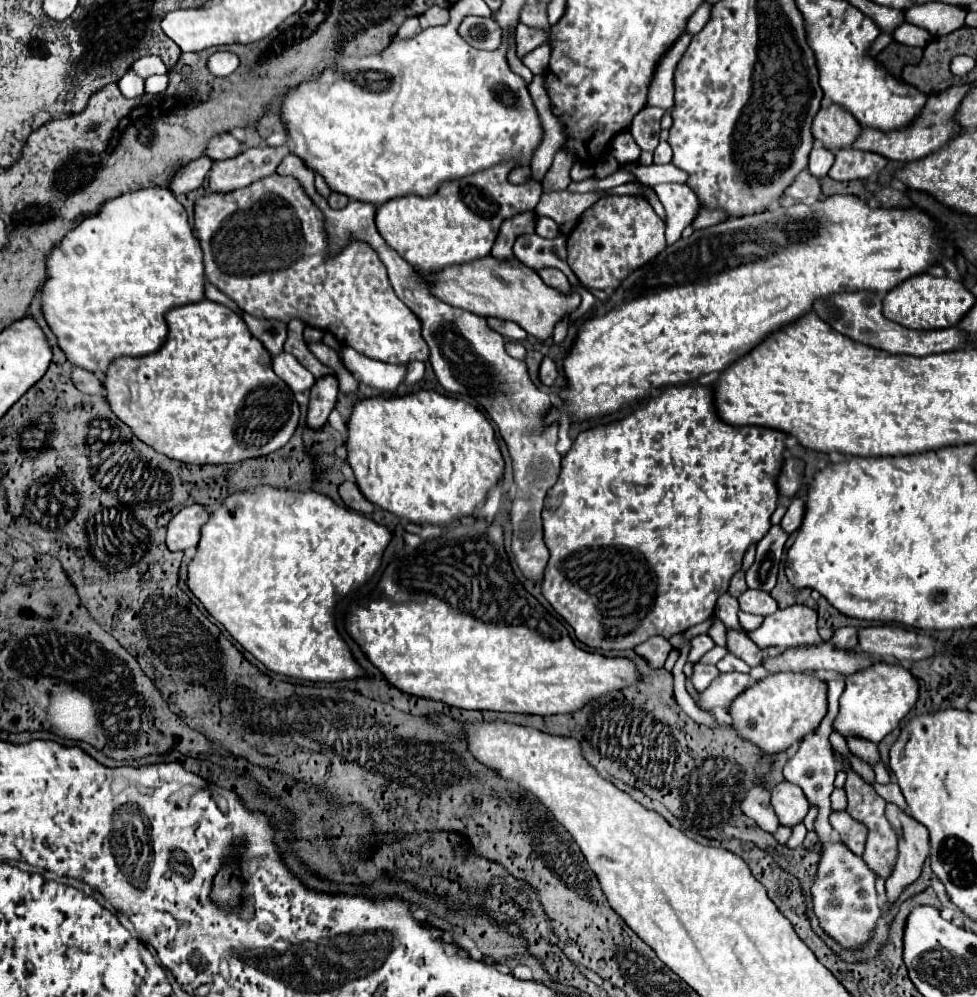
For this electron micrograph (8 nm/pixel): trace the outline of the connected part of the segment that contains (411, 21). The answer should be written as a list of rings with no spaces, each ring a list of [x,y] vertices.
[[[409,17],[409,19],[403,23],[403,27],[397,31],[397,37],[399,37],[399,39],[407,39],[407,37],[413,37],[413,35],[417,35],[417,33],[422,30],[419,19],[417,19],[417,17]]]

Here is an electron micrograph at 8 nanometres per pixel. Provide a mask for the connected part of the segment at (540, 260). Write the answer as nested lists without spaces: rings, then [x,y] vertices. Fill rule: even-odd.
[[[527,233],[517,237],[513,245],[513,255],[535,271],[541,271],[545,267],[561,269],[572,286],[582,286],[573,272],[569,271],[565,241],[567,239],[563,235],[559,235],[557,239],[541,239],[537,233]]]

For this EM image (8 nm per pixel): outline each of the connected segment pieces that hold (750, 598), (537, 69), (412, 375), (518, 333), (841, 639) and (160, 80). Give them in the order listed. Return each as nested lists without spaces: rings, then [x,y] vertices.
[[[745,591],[739,597],[739,607],[747,613],[763,615],[763,617],[777,611],[777,603],[773,601],[773,597],[769,593],[763,593],[763,591]]]
[[[541,45],[523,57],[523,63],[531,69],[533,75],[543,75],[549,67],[549,45]]]
[[[411,361],[408,364],[408,372],[405,377],[405,384],[409,387],[417,385],[423,379],[425,364],[421,361]]]
[[[487,319],[487,323],[489,323],[489,327],[491,327],[493,331],[497,331],[497,333],[501,333],[503,337],[509,337],[509,339],[513,339],[513,341],[523,341],[523,339],[527,337],[527,333],[525,333],[521,327],[517,327],[517,323],[501,321],[501,319]]]
[[[841,627],[835,631],[831,643],[841,643],[841,647],[855,645],[855,627]]]
[[[153,75],[145,79],[145,93],[161,93],[167,87],[167,75]]]

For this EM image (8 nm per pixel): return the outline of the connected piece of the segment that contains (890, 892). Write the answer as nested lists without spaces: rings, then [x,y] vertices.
[[[887,803],[887,819],[899,833],[899,857],[893,875],[887,879],[887,899],[883,913],[889,913],[891,905],[901,897],[905,887],[915,883],[923,871],[923,863],[929,855],[929,833],[913,817],[905,815],[897,805]]]

